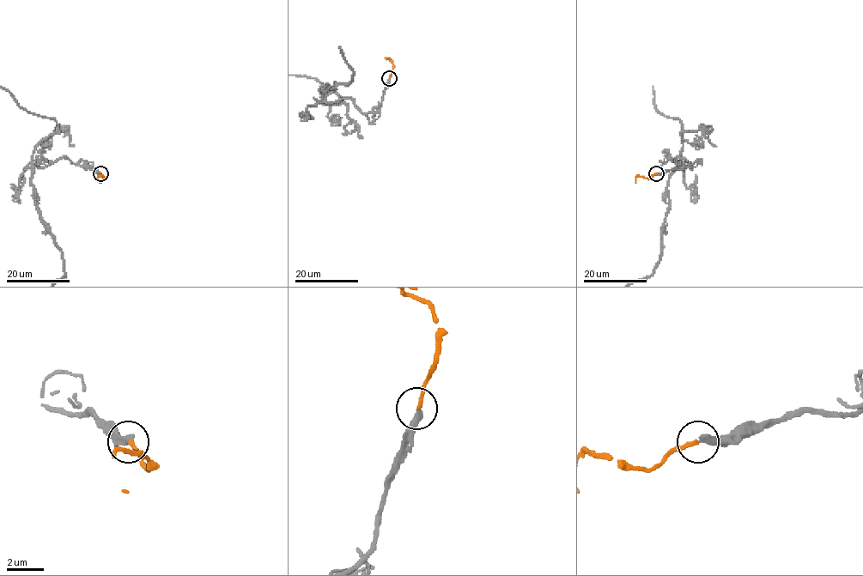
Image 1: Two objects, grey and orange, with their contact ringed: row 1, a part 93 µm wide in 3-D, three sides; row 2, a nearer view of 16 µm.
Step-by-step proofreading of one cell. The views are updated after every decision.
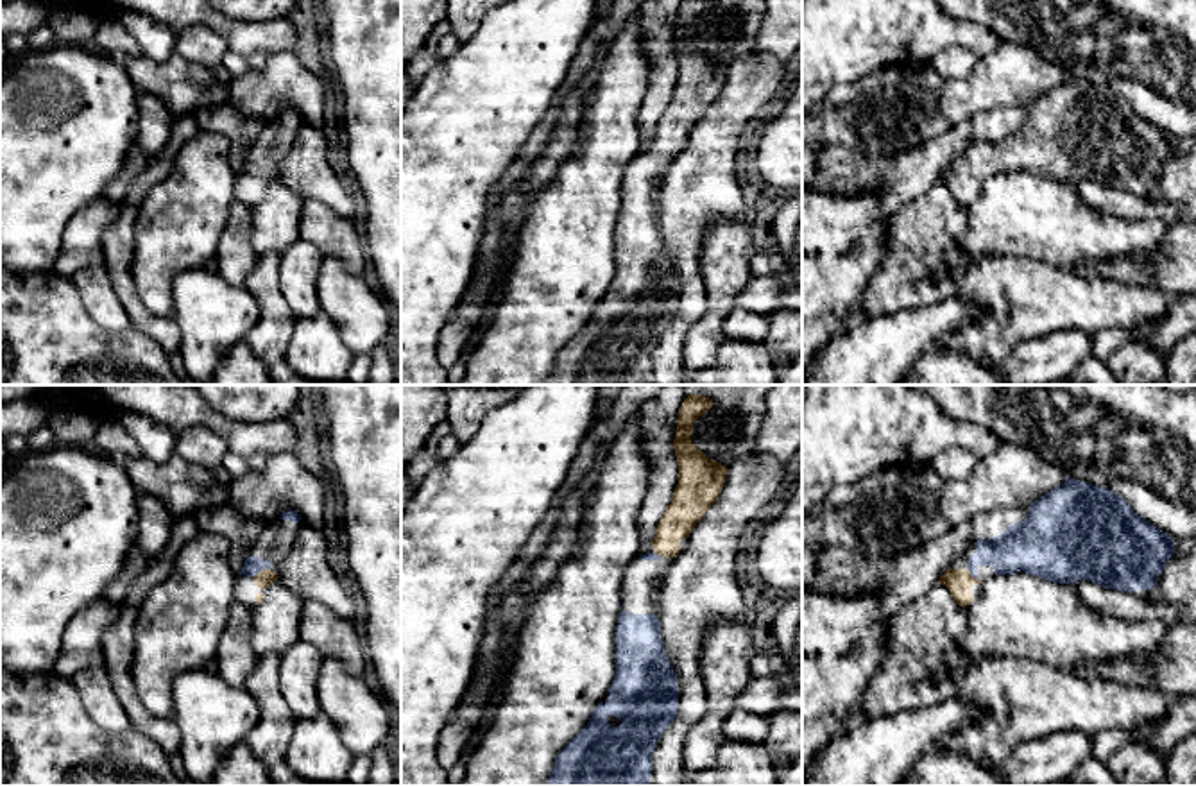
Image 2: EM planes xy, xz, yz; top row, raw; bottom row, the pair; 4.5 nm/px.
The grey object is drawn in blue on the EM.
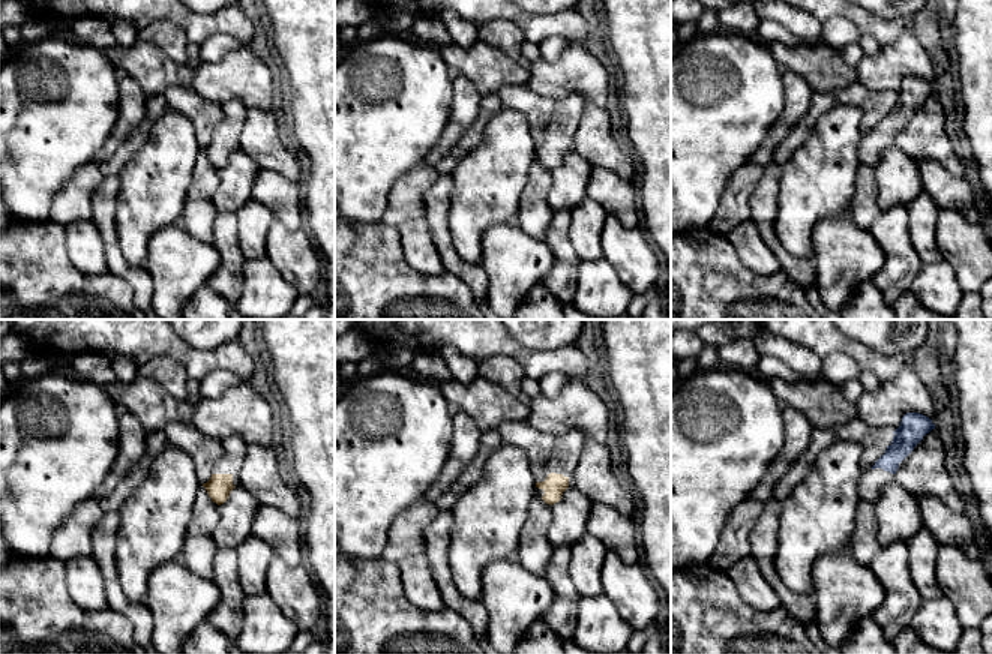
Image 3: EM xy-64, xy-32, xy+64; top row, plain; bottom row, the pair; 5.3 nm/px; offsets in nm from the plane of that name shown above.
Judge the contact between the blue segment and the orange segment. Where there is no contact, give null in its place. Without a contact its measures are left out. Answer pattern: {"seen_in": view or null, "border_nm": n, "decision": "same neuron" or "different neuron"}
{"seen_in": "xy", "border_nm": 80, "decision": "same neuron"}

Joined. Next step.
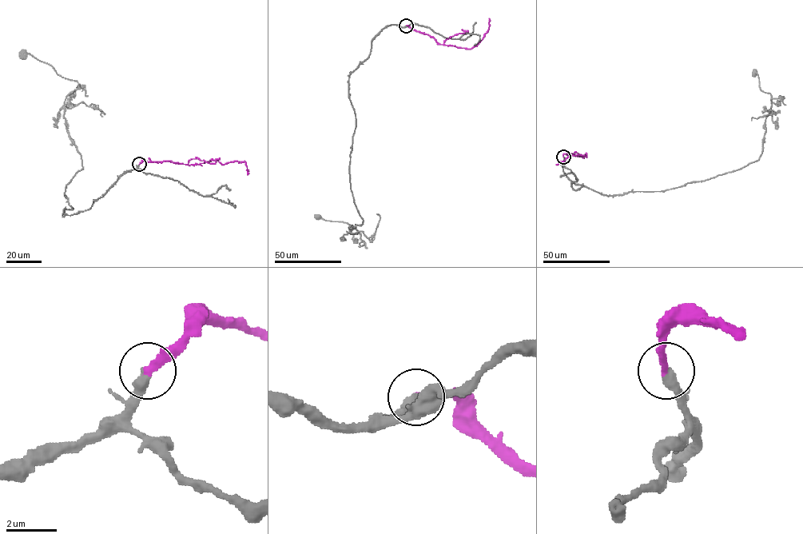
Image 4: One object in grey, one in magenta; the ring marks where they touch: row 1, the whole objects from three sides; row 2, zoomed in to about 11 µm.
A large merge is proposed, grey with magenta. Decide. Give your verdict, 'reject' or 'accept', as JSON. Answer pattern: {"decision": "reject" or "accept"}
{"decision": "accept"}

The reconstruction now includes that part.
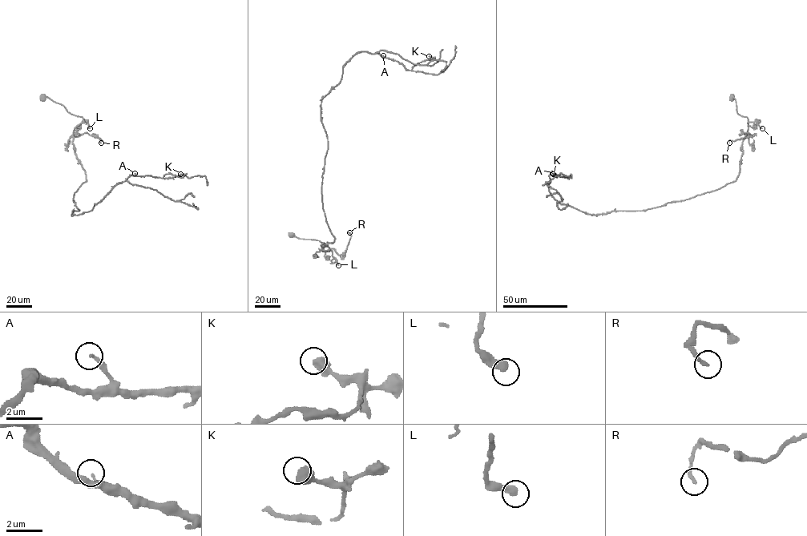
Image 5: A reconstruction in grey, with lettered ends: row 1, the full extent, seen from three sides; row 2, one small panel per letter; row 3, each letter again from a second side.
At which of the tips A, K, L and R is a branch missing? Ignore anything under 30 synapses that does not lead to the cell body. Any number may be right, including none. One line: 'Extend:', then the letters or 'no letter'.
Extend: L

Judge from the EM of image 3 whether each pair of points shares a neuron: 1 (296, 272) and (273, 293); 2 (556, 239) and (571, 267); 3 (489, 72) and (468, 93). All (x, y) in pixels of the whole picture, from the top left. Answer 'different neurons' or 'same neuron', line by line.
1: different neurons
2: same neuron
3: different neurons

